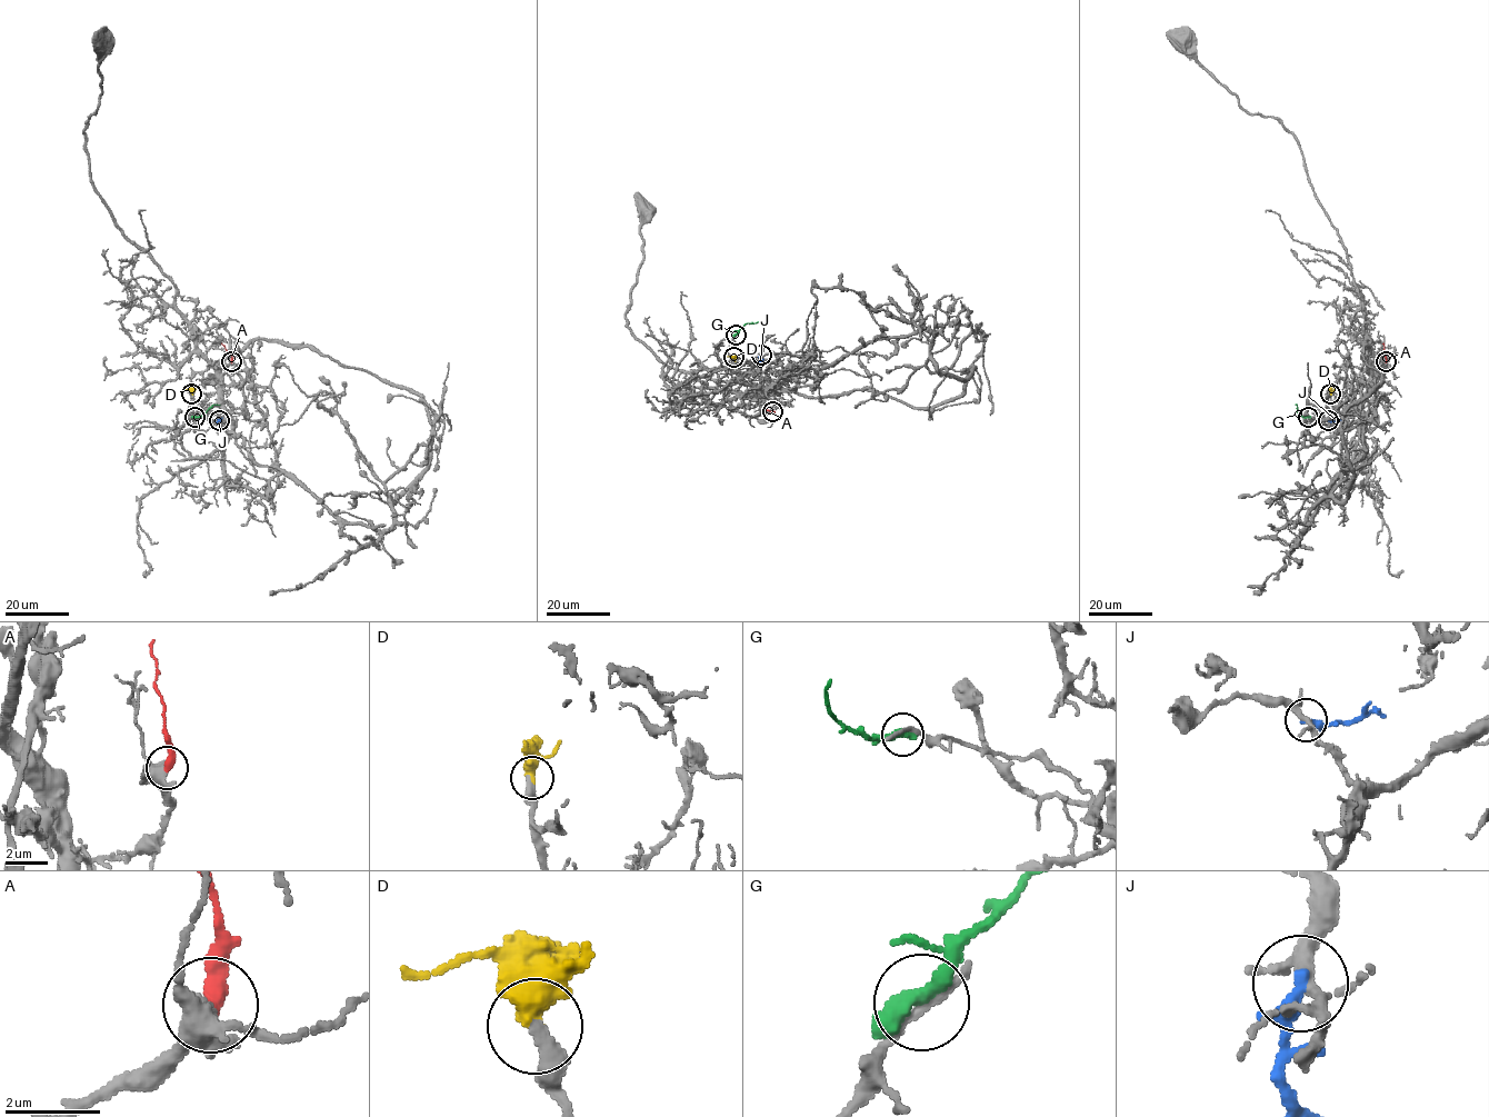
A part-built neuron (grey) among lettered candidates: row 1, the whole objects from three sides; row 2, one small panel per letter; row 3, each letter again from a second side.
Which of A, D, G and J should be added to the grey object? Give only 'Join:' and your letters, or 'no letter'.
Join: D

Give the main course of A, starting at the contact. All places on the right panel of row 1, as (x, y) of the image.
A: (1386, 362), (1383, 342)

